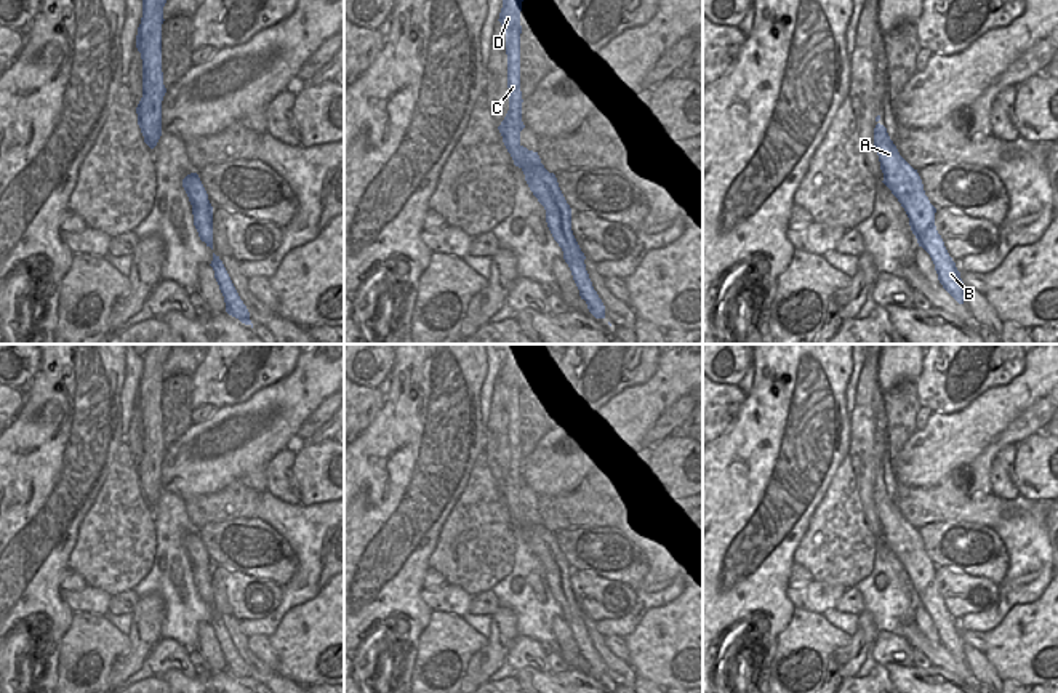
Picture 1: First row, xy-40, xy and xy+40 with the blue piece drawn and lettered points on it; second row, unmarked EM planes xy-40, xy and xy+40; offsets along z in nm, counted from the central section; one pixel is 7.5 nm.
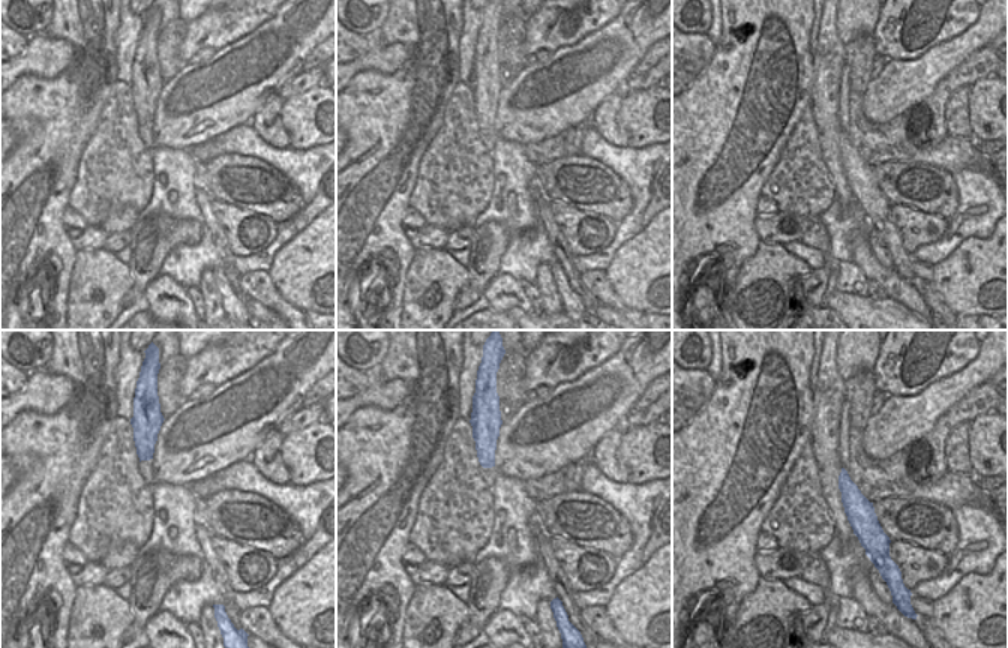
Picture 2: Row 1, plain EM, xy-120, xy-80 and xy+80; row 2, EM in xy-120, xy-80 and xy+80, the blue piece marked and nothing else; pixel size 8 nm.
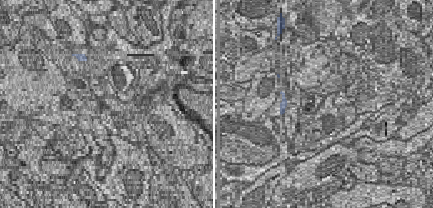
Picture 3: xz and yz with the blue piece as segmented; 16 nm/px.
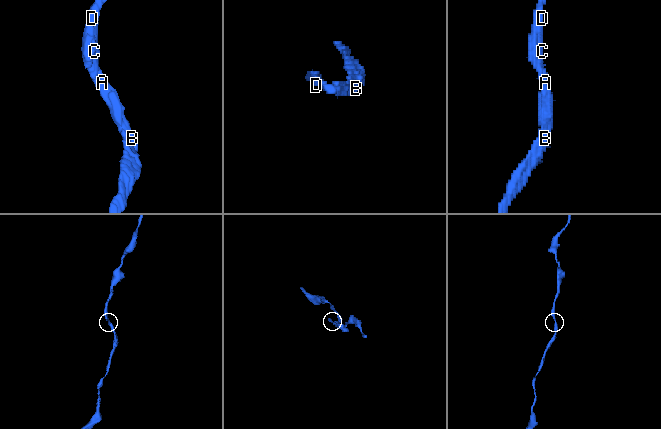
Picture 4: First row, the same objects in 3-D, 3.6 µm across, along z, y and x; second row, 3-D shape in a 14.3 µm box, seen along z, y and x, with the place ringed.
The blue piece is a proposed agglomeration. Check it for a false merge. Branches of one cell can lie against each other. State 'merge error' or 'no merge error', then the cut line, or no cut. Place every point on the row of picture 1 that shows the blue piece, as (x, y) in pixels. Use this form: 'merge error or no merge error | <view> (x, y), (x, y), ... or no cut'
no merge error | no cut

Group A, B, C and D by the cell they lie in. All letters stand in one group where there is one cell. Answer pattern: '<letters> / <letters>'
A B C D

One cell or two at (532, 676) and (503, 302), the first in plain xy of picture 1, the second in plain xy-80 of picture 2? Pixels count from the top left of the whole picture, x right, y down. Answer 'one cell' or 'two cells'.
two cells

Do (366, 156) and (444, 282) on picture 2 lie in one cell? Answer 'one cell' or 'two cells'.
two cells

